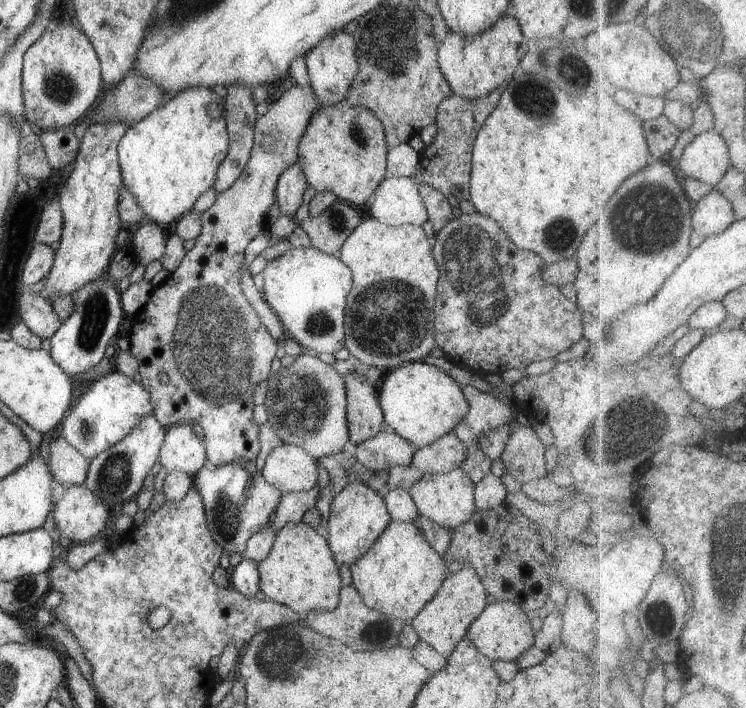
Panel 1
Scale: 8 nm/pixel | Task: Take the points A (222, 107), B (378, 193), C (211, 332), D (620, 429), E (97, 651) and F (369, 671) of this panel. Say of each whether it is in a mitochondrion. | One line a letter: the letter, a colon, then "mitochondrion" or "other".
A: other
B: other
C: mitochondrion
D: mitochondrion
E: other
F: other

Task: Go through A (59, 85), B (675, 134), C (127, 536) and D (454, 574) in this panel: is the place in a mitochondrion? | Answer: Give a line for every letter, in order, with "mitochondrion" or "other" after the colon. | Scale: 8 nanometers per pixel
A: mitochondrion
B: other
C: other
D: other

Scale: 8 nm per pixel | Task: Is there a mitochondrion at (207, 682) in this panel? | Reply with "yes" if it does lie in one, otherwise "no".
no

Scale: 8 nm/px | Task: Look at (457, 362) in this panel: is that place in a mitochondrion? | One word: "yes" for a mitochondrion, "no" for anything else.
no

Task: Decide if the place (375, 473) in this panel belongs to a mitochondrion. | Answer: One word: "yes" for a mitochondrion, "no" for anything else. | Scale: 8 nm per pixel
no

